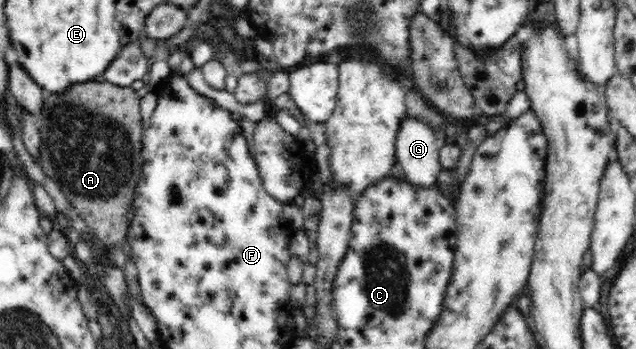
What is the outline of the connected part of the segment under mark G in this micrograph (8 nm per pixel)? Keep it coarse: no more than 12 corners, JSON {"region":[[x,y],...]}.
{"region":[[408,115],[396,160],[418,188],[437,186],[441,133]]}

